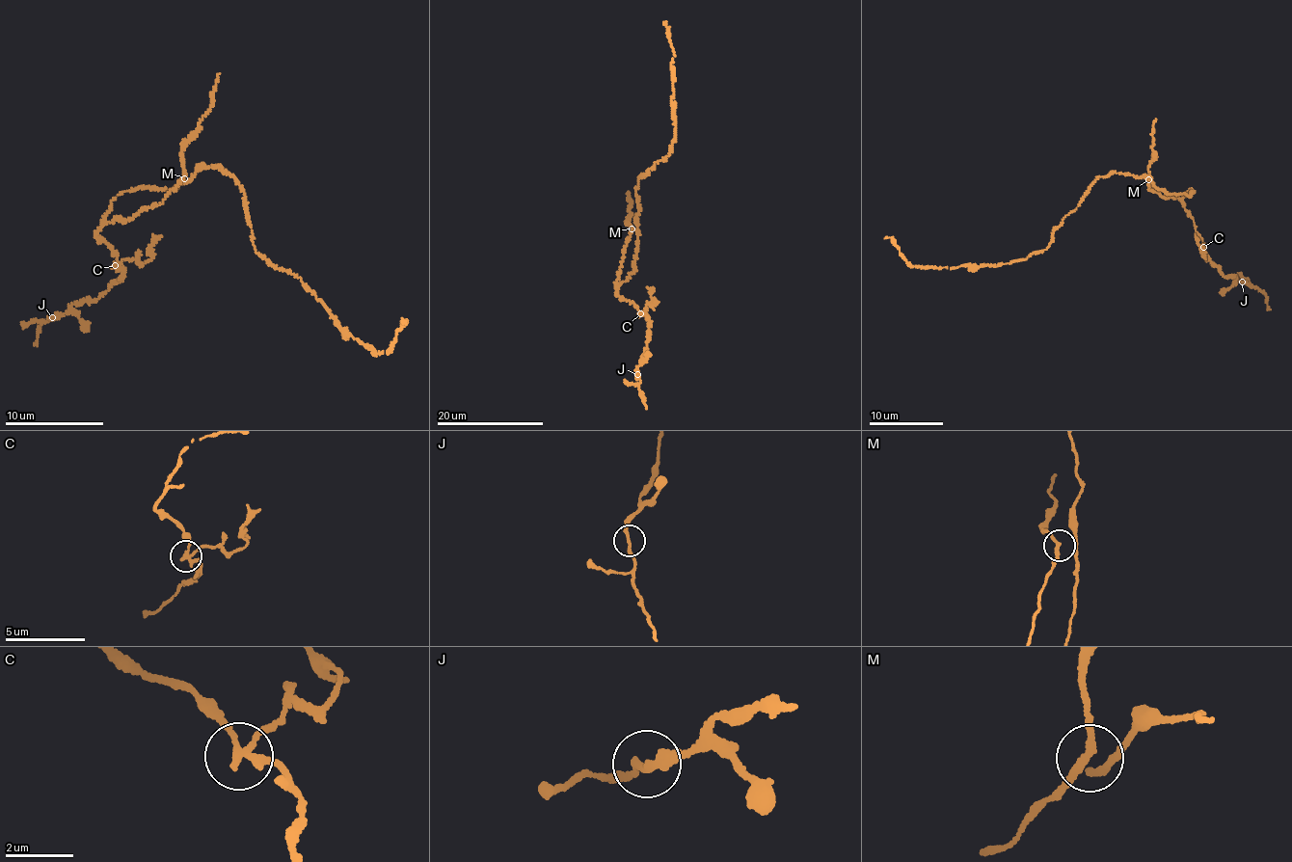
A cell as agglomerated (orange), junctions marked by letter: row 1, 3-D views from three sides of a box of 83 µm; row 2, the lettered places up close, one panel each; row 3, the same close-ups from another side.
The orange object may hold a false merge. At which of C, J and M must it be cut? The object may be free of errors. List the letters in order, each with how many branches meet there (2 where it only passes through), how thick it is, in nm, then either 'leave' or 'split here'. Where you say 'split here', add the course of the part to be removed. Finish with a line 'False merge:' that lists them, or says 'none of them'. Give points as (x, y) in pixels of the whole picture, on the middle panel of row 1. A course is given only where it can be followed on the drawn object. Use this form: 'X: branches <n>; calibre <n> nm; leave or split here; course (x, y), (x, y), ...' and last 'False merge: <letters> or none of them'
C: branches 3; calibre 180 nm; split here; course (640, 314), (656, 301), (648, 288)
J: branches 2; calibre 200 nm; leave
M: branches 3; calibre 170 nm; leave
False merge: C

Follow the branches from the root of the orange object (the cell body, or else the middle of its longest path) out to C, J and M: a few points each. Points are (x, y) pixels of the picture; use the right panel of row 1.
C: (1141, 176), (1169, 194), (1190, 195), (1192, 188), (1182, 204), (1203, 247)
J: (1141, 176), (1169, 194), (1190, 195), (1192, 188), (1182, 204), (1193, 219), (1208, 259), (1224, 276), (1242, 282)
M: (1141, 176), (1167, 193), (1193, 193), (1192, 188), (1180, 198), (1165, 197), (1148, 189), (1148, 179)

